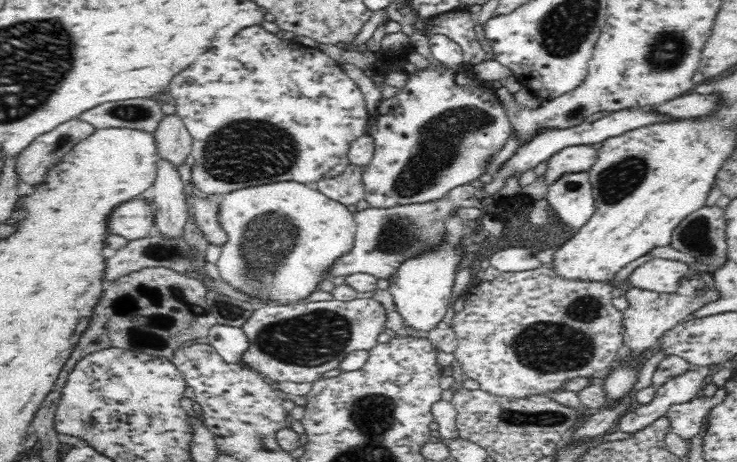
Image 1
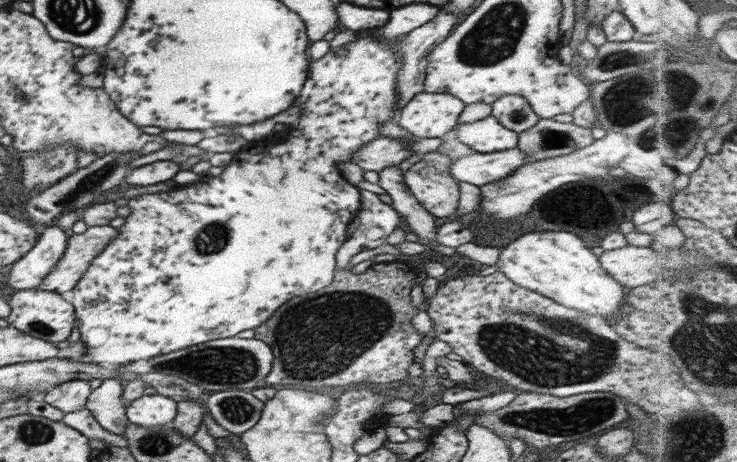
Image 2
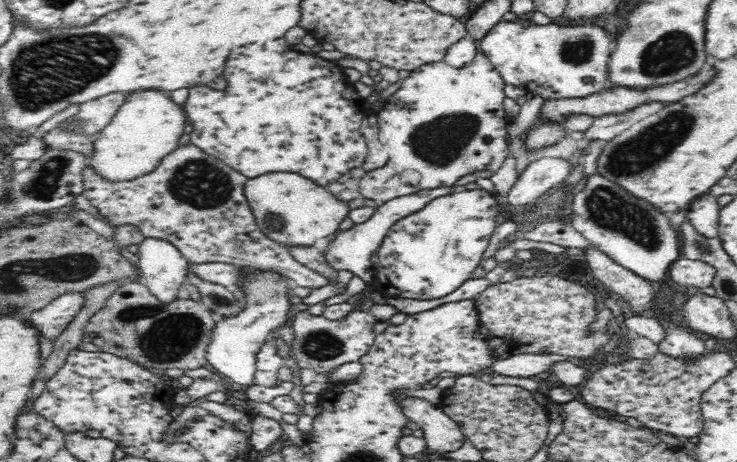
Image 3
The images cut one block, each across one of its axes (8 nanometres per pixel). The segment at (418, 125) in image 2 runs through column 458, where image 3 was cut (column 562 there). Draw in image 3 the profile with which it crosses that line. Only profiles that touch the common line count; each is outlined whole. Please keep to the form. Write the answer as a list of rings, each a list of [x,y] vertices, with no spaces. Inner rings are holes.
[[[716,66],[704,67],[697,75],[688,76],[688,78],[682,78],[682,80],[676,80],[672,84],[660,84],[658,86],[652,86],[652,88],[624,88],[622,86],[612,86],[604,88],[599,92],[594,92],[590,96],[584,96],[582,98],[558,98],[558,100],[546,100],[542,105],[542,110],[538,114],[538,119],[546,119],[546,121],[554,121],[556,123],[563,123],[563,118],[569,114],[588,114],[593,117],[623,113],[630,109],[636,108],[642,103],[649,103],[650,101],[656,101],[667,105],[668,102],[680,102],[685,96],[693,95],[701,88],[704,88],[716,75],[718,69]]]

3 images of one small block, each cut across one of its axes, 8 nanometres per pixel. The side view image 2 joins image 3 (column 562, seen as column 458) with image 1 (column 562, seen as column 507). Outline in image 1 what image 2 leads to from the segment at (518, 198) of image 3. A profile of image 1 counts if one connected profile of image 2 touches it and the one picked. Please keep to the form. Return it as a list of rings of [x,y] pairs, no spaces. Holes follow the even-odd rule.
[[[590,145],[568,146],[551,156],[544,175],[547,185],[554,184],[564,174],[586,172],[597,161],[598,151]]]

